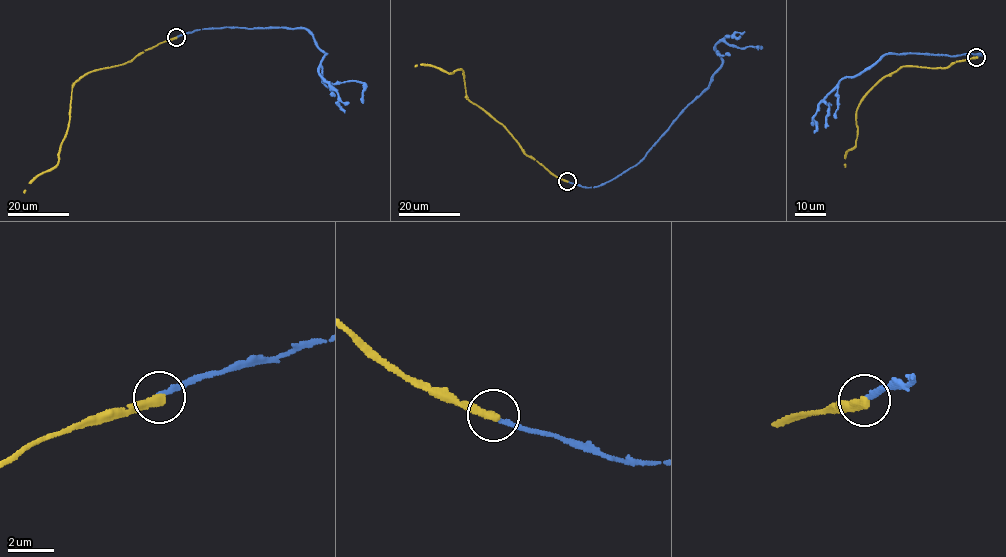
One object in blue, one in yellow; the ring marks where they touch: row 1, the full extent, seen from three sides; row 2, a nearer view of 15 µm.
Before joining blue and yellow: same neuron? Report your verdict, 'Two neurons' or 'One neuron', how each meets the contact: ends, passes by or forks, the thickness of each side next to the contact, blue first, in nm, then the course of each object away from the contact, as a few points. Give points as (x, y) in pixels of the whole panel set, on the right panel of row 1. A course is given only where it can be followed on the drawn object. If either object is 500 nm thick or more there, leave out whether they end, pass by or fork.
Two neurons. At the ring blue ends. At the ring yellow ends. Thickness 190 nm (blue) against 400 nm. Course of blue: (977, 56), (983, 54), (883, 54), (855, 75), (840, 81), (824, 99), (830, 104), (826, 128). Course of yellow: (977, 56), (956, 61), (948, 66), (904, 65), (887, 74), (857, 108), (856, 144), (846, 152), (845, 167)

